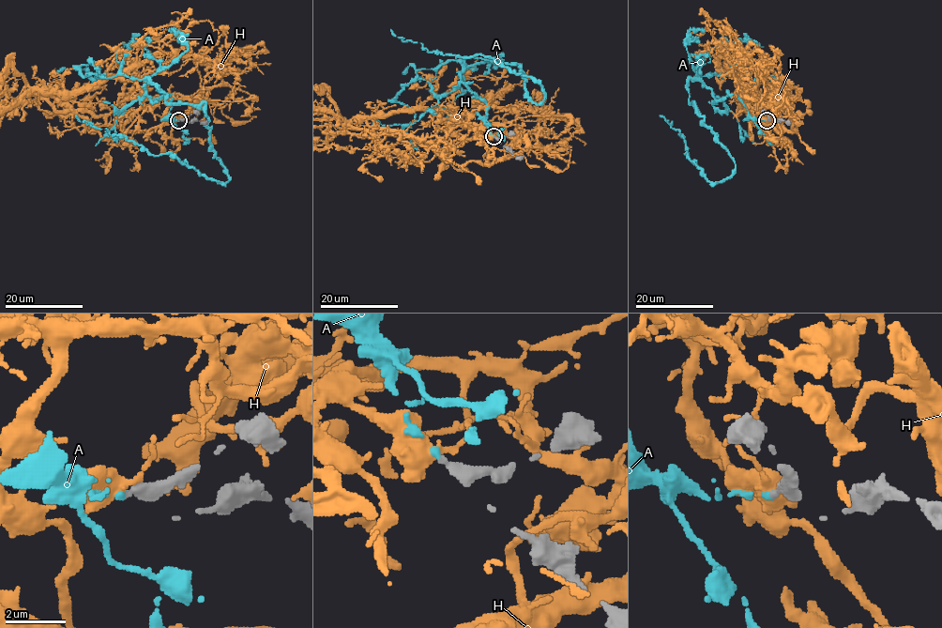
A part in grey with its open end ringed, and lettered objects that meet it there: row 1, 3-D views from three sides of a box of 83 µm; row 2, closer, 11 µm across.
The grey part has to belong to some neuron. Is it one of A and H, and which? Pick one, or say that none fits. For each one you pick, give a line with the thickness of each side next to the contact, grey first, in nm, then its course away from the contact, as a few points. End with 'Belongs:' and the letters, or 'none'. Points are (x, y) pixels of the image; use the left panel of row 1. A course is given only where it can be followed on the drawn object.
A: calibres 360 and 160 nm; course (179, 120), (171, 94), (146, 94), (148, 78), (168, 102), (203, 108), (229, 179), (75, 114)
Belongs: A

